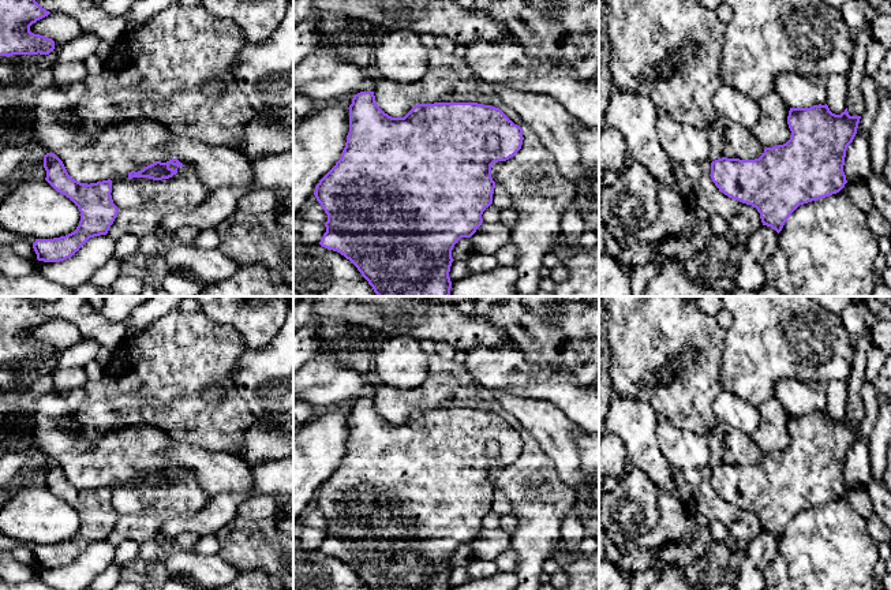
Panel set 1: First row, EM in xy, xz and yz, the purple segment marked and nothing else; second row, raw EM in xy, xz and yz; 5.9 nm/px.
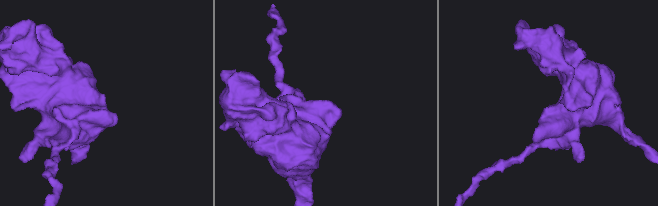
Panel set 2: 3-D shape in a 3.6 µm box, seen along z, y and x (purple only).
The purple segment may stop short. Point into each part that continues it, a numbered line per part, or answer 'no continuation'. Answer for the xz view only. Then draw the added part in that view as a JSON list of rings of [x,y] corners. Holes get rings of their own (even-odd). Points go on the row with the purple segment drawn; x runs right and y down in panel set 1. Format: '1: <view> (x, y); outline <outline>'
no continuation

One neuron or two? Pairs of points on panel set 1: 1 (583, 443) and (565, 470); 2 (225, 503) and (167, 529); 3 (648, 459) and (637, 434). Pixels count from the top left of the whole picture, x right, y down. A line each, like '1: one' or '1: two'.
1: two
2: one
3: one

